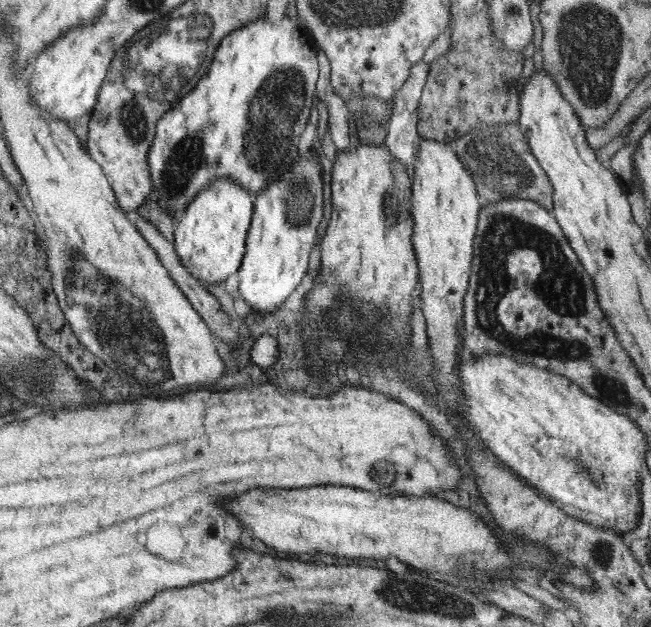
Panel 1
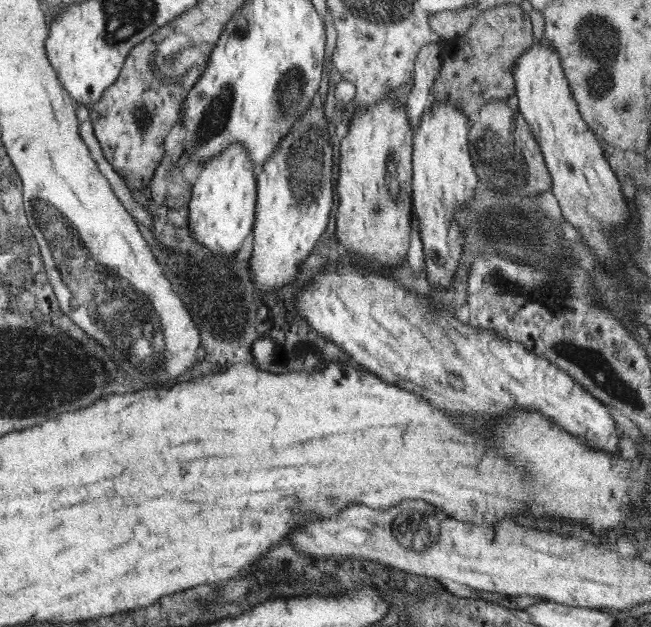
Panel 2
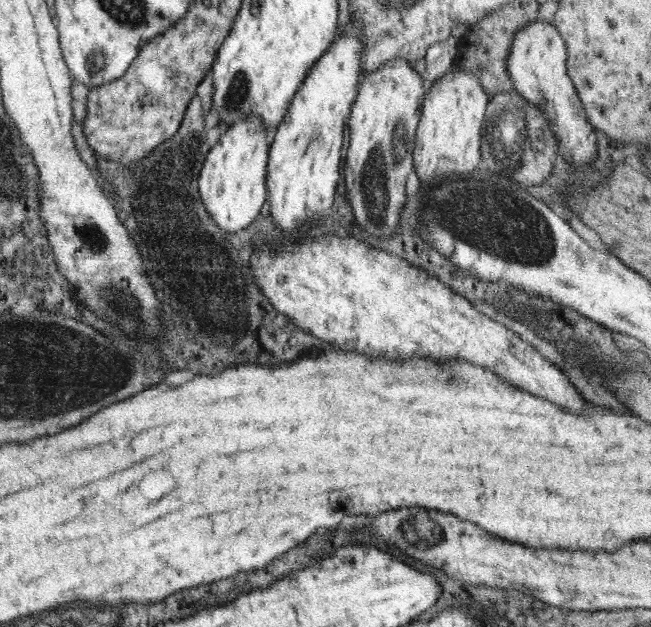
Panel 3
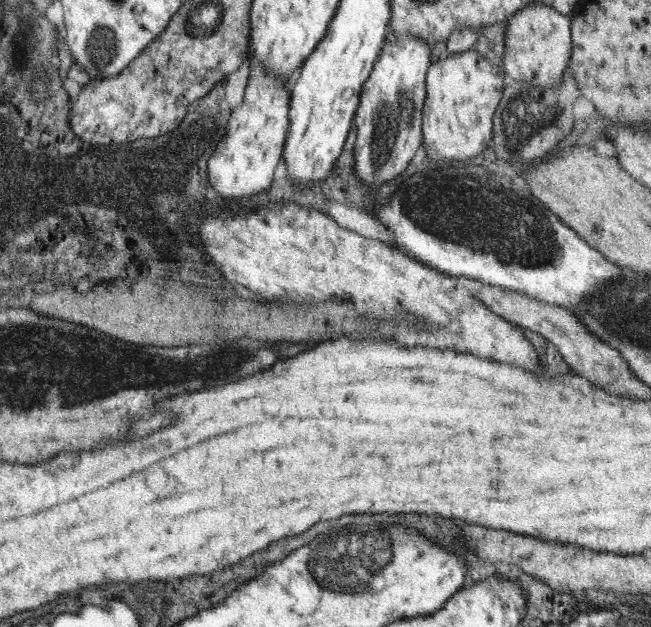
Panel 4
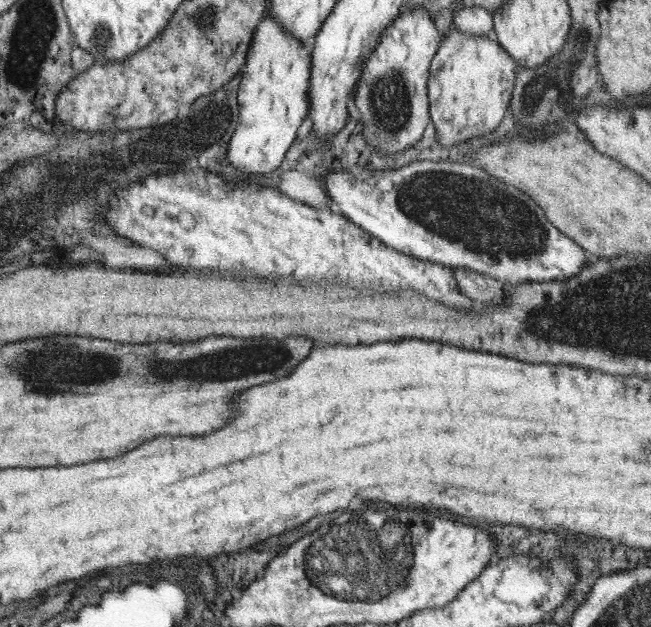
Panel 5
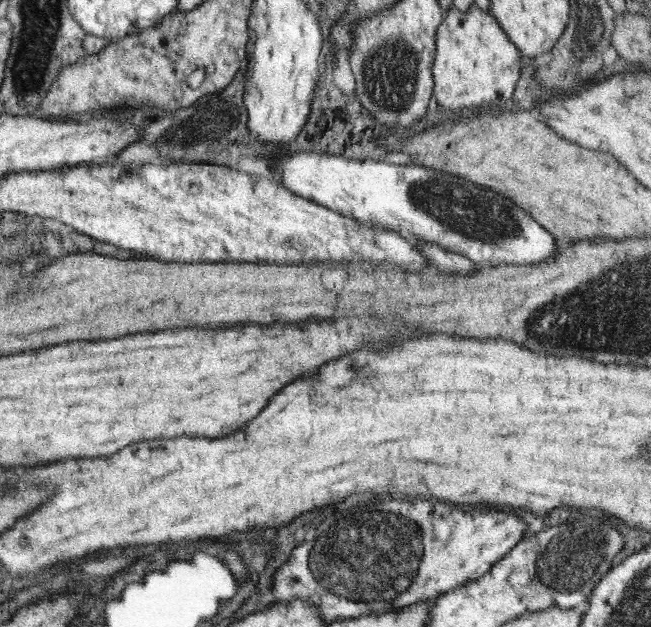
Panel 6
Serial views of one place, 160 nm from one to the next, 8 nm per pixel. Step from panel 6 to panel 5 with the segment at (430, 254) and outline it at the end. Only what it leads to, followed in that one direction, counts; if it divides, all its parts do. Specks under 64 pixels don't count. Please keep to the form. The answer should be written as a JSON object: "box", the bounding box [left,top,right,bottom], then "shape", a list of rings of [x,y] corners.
{"box":[451,268,505,306],"shape":[[[451,268],[457,288],[463,295],[468,296],[478,306],[499,303],[504,298],[505,284],[494,280],[485,274],[475,273],[468,268]]]}

